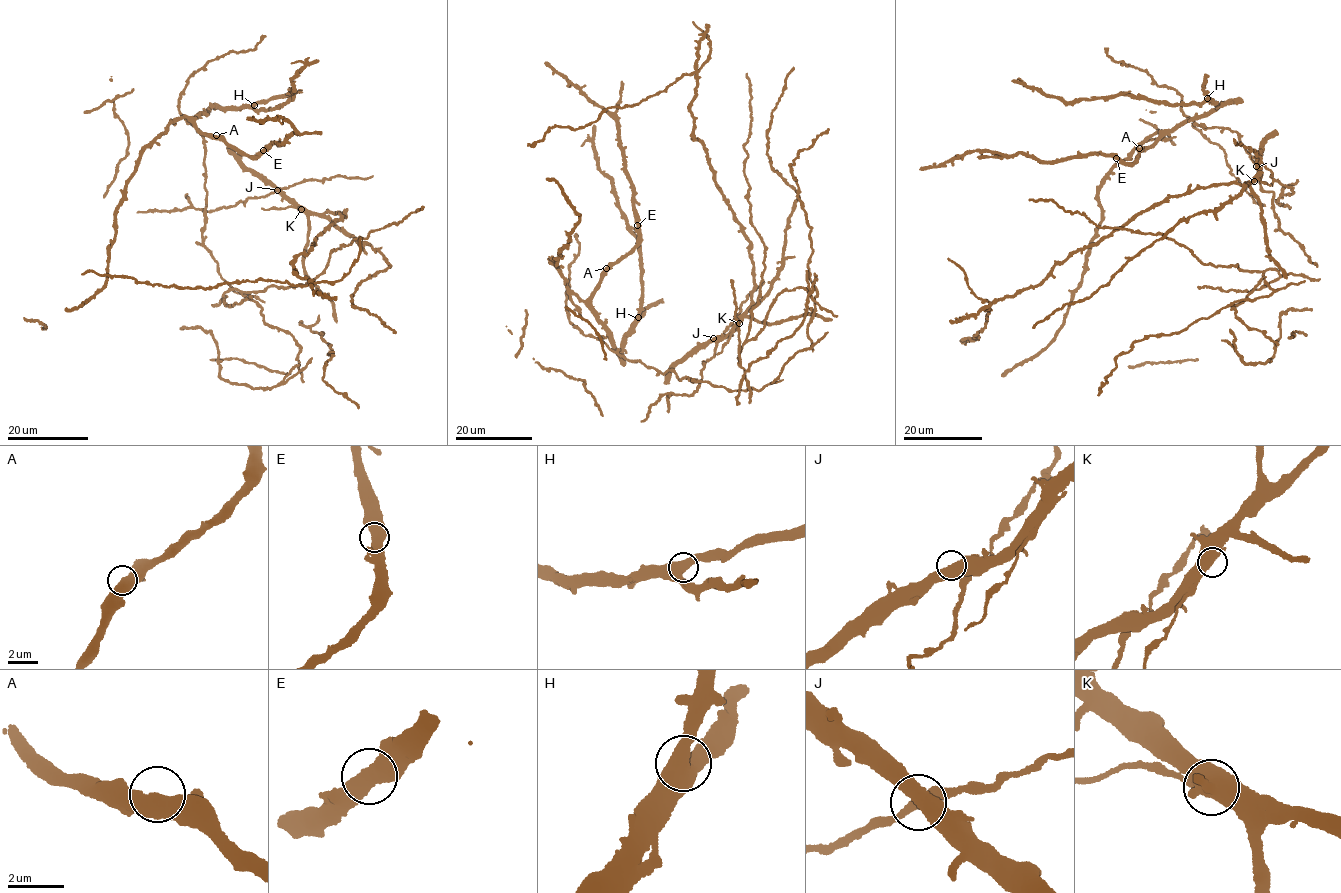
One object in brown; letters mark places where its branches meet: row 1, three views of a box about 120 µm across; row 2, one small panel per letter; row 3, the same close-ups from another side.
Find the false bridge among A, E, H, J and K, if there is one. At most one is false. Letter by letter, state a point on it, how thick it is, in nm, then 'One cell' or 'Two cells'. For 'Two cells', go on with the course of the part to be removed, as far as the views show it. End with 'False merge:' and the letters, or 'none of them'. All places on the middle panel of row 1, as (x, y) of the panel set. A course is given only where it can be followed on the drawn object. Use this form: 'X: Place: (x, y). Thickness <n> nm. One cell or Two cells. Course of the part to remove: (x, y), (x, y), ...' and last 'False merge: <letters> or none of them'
A: Place: (606, 268). Thickness 550 nm. One cell
E: Place: (637, 225). Thickness 550 nm. One cell
H: Place: (638, 317). Thickness 550 nm. One cell
J: Place: (713, 338). Thickness 600 nm. One cell
K: Place: (739, 323). Thickness 550 nm. Two cells. Course of the part to remove: (739, 323), (717, 355)
False merge: K

